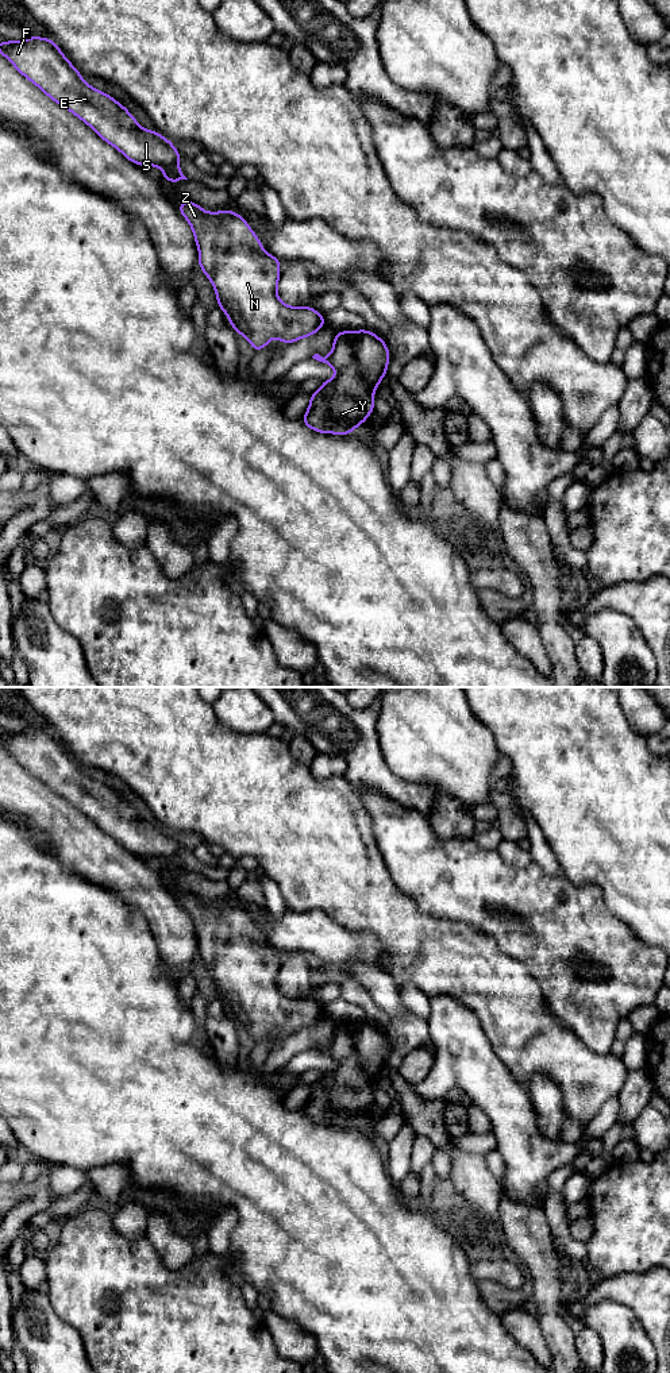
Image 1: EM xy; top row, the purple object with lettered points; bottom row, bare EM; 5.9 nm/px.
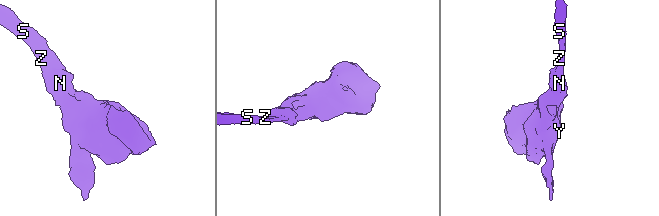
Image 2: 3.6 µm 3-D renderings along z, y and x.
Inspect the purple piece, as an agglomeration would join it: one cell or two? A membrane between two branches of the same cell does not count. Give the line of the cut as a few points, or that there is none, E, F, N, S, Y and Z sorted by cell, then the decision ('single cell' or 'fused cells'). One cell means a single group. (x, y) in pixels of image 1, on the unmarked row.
no cut | E F N S Y Z | single cell

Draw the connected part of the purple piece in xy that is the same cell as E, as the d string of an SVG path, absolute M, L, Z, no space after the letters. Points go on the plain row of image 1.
M28 728L23 733L0 733L0 745L128 852L161 859L162 869L172 875L188 871L178 857L181 845L173 834L159 824L140 818L124 797L88 776L51 730Z

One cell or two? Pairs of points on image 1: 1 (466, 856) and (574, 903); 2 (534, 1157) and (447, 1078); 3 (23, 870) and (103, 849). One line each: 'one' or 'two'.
1: one
2: one
3: two

